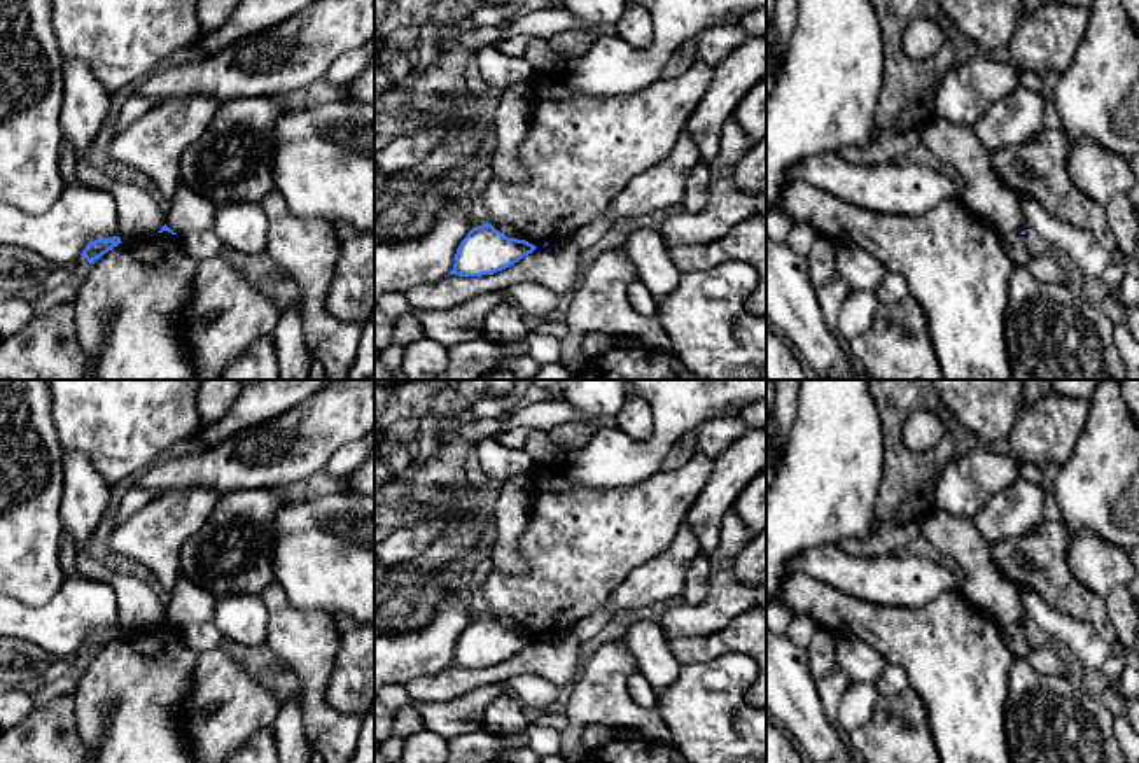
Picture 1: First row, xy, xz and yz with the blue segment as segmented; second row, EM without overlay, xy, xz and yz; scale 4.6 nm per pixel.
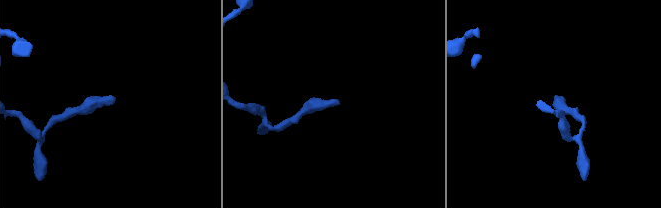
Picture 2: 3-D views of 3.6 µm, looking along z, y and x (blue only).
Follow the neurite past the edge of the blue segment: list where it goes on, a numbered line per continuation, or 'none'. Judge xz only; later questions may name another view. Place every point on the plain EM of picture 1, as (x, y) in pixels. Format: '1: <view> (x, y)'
none

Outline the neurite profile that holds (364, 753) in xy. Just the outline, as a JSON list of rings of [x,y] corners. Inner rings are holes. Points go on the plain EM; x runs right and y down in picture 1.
[[[374,698],[362,718],[360,735],[357,738],[352,763],[374,763]]]

